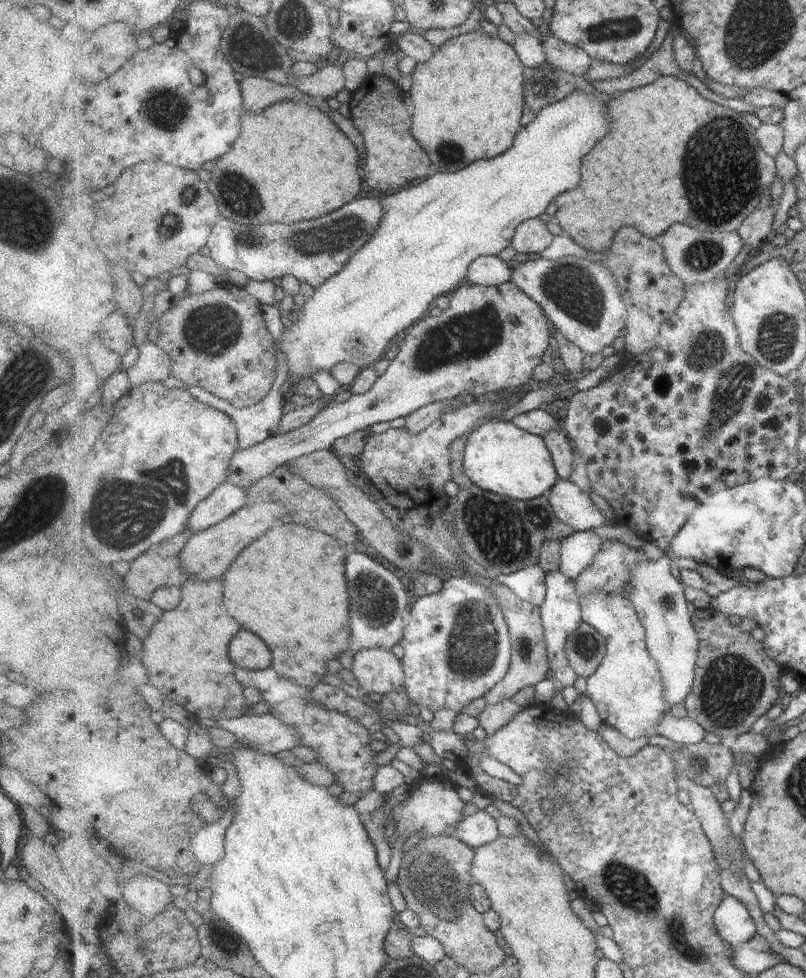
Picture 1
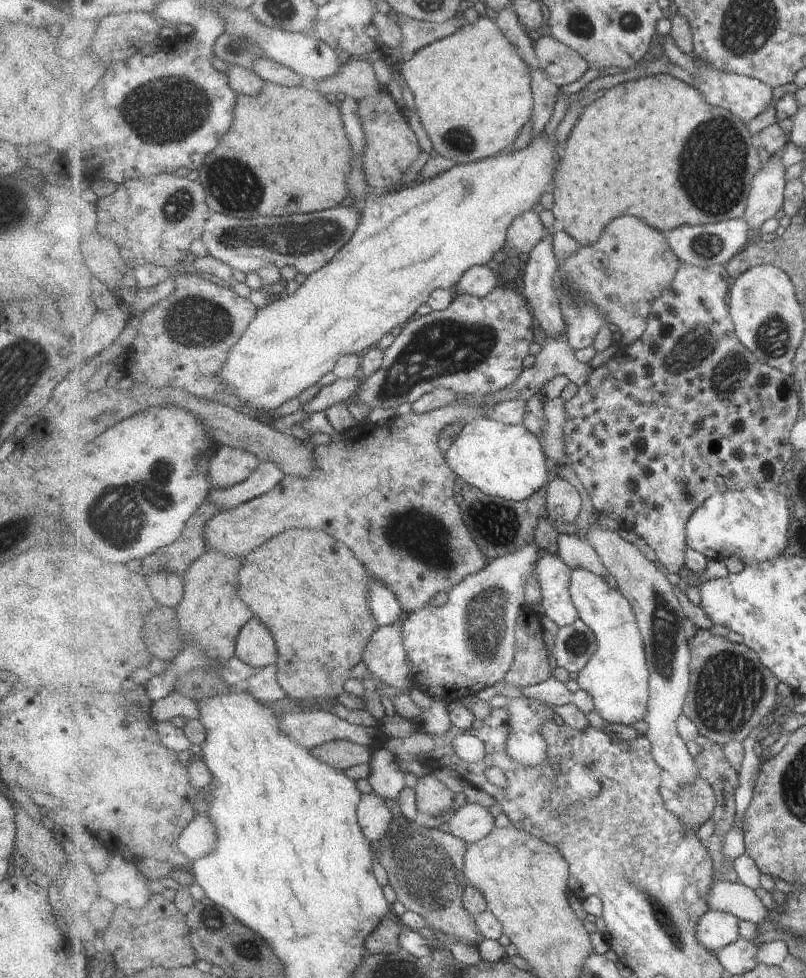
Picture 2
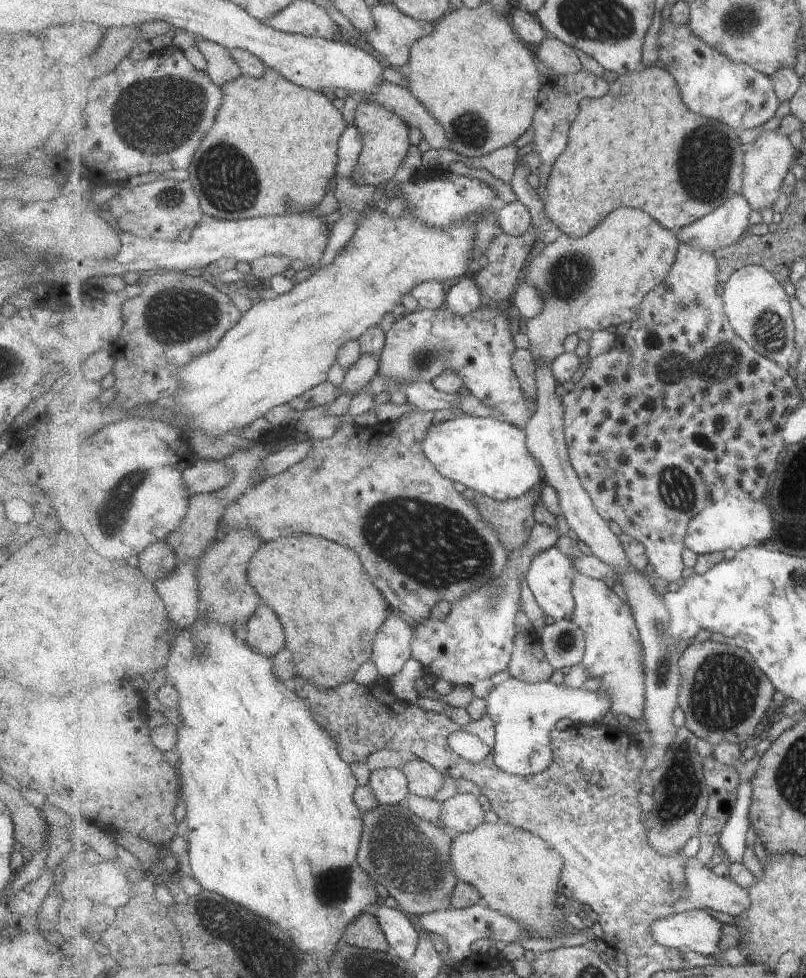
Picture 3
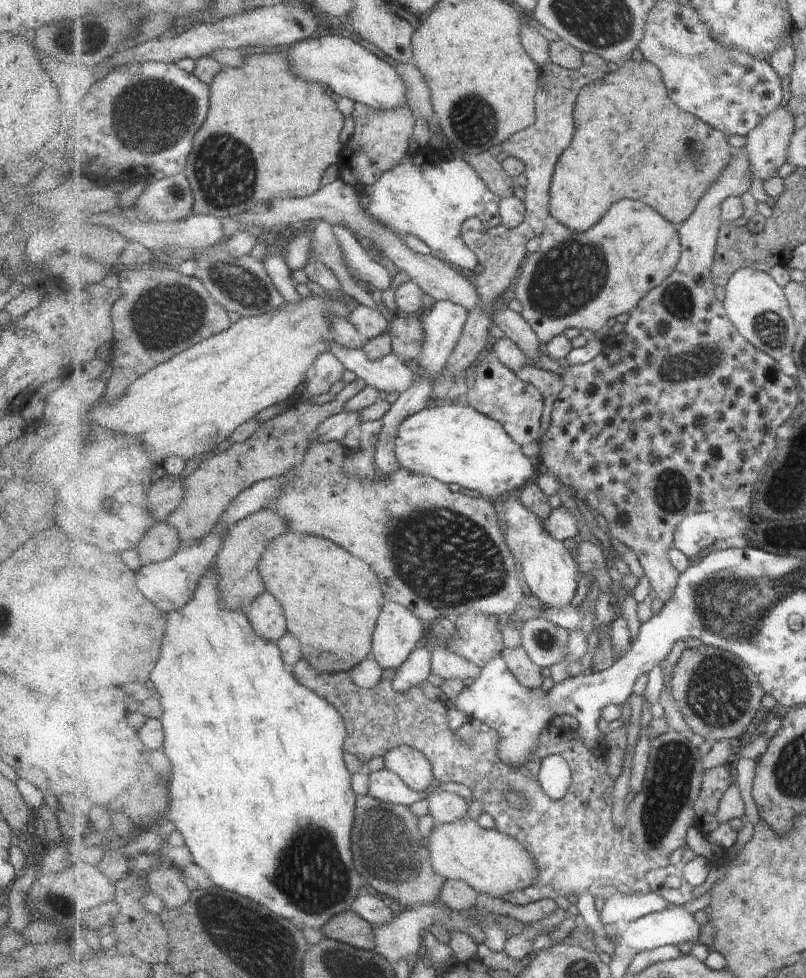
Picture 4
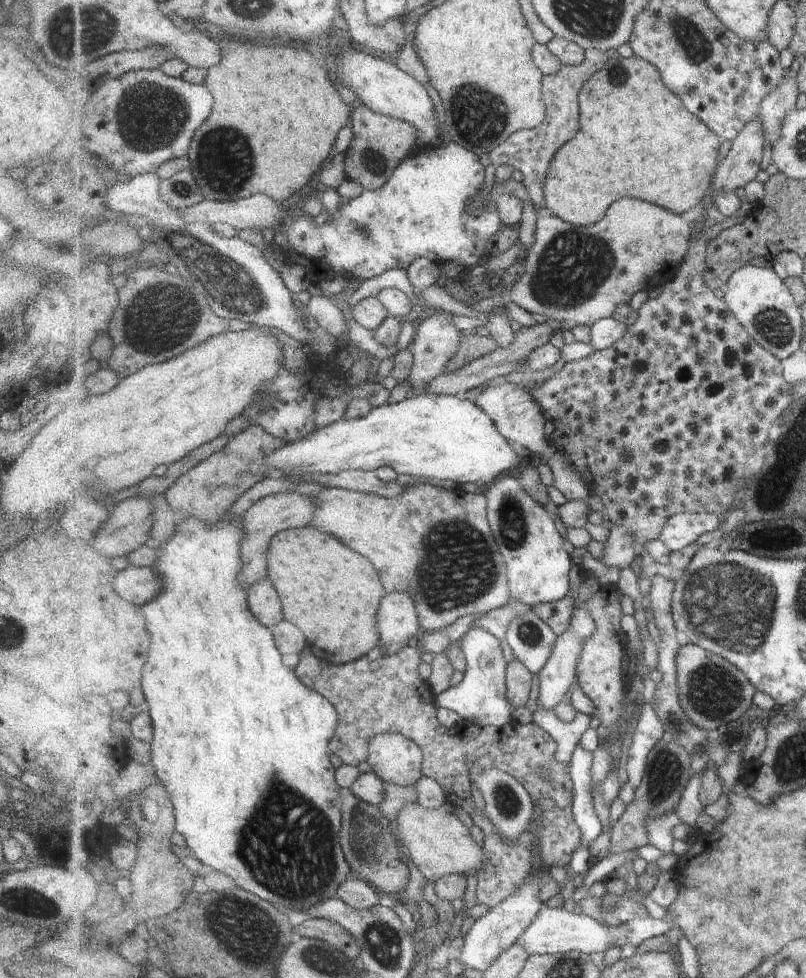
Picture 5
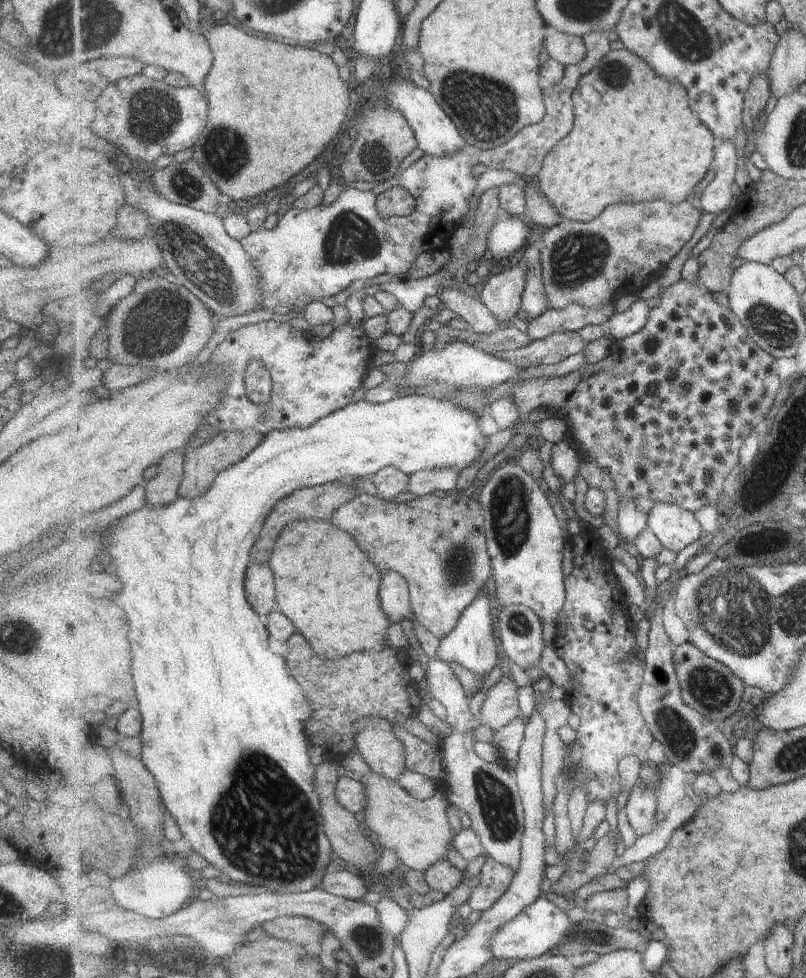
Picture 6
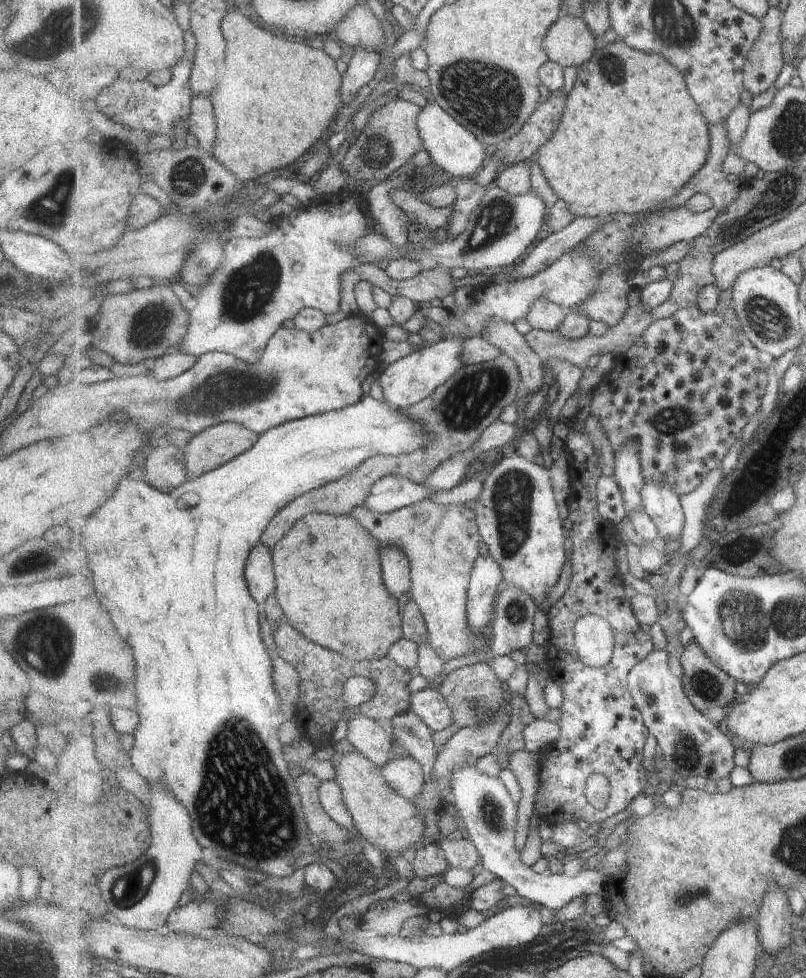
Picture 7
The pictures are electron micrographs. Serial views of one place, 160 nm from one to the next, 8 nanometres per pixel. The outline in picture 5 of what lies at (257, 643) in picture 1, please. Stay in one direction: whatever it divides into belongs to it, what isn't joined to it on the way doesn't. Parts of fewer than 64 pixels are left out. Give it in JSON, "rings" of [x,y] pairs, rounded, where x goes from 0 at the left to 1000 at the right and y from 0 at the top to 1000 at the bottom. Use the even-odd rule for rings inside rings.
{"rings":[[[325,595],[306,600],[310,623],[324,634],[324,638],[339,642],[351,636],[351,620],[344,603],[336,595]]]}

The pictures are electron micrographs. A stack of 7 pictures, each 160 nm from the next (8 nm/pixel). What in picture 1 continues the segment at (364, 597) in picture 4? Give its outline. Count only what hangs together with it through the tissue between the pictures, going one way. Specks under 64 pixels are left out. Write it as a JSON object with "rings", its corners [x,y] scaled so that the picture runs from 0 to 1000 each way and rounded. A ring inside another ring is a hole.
{"rings":[[[375,537],[339,538],[324,552],[306,558],[294,575],[279,584],[277,616],[282,626],[304,642],[324,650],[340,671],[339,682],[347,690],[366,696],[366,699],[387,706],[408,686],[404,679],[418,675],[429,665],[439,663],[435,657],[435,607],[431,593],[431,569],[437,563],[428,560],[414,549]],[[349,558],[361,558],[361,569],[349,571]],[[371,560],[371,573],[366,569]],[[316,579],[316,589],[314,589]],[[378,579],[378,581],[376,581]],[[378,583],[378,587],[371,587]]]}

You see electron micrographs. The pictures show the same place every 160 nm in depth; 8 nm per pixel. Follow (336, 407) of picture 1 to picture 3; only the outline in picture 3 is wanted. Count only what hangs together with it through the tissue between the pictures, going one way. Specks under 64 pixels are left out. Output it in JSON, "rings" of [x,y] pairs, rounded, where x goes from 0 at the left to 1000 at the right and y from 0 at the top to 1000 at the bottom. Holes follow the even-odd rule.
{"rings":[[[598,312],[579,323],[567,323],[552,314],[502,321],[486,331],[479,342],[478,357],[470,364],[469,384],[480,389],[478,401],[481,404],[496,401],[517,389],[537,392],[555,376],[565,377],[574,387],[577,399],[619,419],[622,429],[643,439],[651,438],[664,423],[667,410],[651,407],[636,378],[634,364],[641,357],[636,350],[640,329],[624,319],[625,316],[609,317]],[[244,469],[239,476],[227,481],[227,491],[236,506],[262,505],[283,497],[289,491],[289,483],[277,471]]]}

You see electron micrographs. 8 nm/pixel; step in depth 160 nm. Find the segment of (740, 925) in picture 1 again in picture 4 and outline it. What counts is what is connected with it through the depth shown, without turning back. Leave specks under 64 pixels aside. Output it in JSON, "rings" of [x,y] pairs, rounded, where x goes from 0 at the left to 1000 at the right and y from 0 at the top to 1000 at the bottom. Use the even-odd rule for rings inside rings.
{"rings":[[[845,925],[833,926],[830,929],[816,934],[808,934],[790,940],[790,943],[780,945],[780,951],[773,953],[773,963],[788,963],[790,973],[810,971],[818,967],[844,967],[852,964],[860,965],[860,978],[875,984],[881,976],[882,970],[868,962],[871,947],[862,941],[860,934],[852,933]]]}

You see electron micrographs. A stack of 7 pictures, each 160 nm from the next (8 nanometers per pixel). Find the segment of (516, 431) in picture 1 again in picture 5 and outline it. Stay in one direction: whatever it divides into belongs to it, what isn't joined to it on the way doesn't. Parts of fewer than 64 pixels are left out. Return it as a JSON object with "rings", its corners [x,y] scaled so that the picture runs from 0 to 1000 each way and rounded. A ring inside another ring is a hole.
{"rings":[[[535,403],[527,404],[517,404],[512,407],[500,408],[496,412],[480,412],[468,417],[463,417],[458,423],[453,426],[445,426],[444,428],[423,428],[407,437],[391,440],[386,446],[380,447],[378,449],[373,449],[367,452],[359,452],[351,458],[337,462],[330,468],[330,475],[339,478],[340,481],[344,481],[345,484],[340,487],[345,487],[346,485],[351,485],[351,487],[356,487],[356,481],[359,484],[361,482],[371,482],[373,480],[381,480],[382,482],[397,483],[397,484],[408,484],[408,485],[418,485],[423,482],[435,481],[435,480],[448,480],[454,482],[468,482],[473,478],[490,480],[495,485],[507,485],[507,487],[521,487],[527,488],[530,490],[535,489],[540,494],[543,494],[548,491],[560,491],[560,493],[566,493],[571,498],[573,495],[583,495],[591,496],[592,498],[605,498],[619,489],[619,487],[624,487],[632,484],[639,484],[644,482],[649,474],[654,469],[650,469],[643,466],[639,463],[639,460],[635,458],[634,452],[628,449],[628,446],[624,446],[623,443],[619,442],[613,429],[604,423],[594,414],[589,413],[589,411],[583,411],[581,409],[572,409],[572,407],[567,407],[567,404],[547,404],[547,405],[537,405]]]}

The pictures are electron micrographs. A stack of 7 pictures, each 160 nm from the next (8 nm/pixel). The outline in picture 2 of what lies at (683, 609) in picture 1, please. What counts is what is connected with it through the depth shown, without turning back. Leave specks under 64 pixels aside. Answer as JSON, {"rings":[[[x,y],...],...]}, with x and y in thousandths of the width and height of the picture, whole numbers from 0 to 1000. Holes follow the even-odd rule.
{"rings":[[[738,532],[722,543],[725,550],[741,566],[751,581],[763,591],[767,603],[782,615],[792,634],[793,643],[801,660],[801,673],[806,681],[805,717],[800,753],[806,757],[813,778],[845,806],[860,804],[866,787],[861,774],[852,767],[850,757],[840,748],[840,734],[849,730],[856,703],[857,665],[850,648],[850,626],[826,585],[816,576],[805,575],[790,558],[780,556],[767,544],[742,536]]]}

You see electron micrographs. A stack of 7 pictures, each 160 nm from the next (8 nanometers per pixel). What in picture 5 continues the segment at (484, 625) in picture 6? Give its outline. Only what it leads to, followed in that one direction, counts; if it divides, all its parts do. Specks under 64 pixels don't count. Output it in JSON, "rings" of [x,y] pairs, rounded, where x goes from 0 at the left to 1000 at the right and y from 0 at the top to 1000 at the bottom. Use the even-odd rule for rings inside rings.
{"rings":[[[579,637],[569,640],[565,646],[578,669],[581,682],[572,699],[541,711],[542,721],[563,726],[577,737],[612,741],[623,745],[634,744],[639,739],[636,728],[640,724],[630,713],[628,698],[630,677],[627,677],[627,671],[622,665],[622,654],[607,648],[604,644],[589,642]]]}

